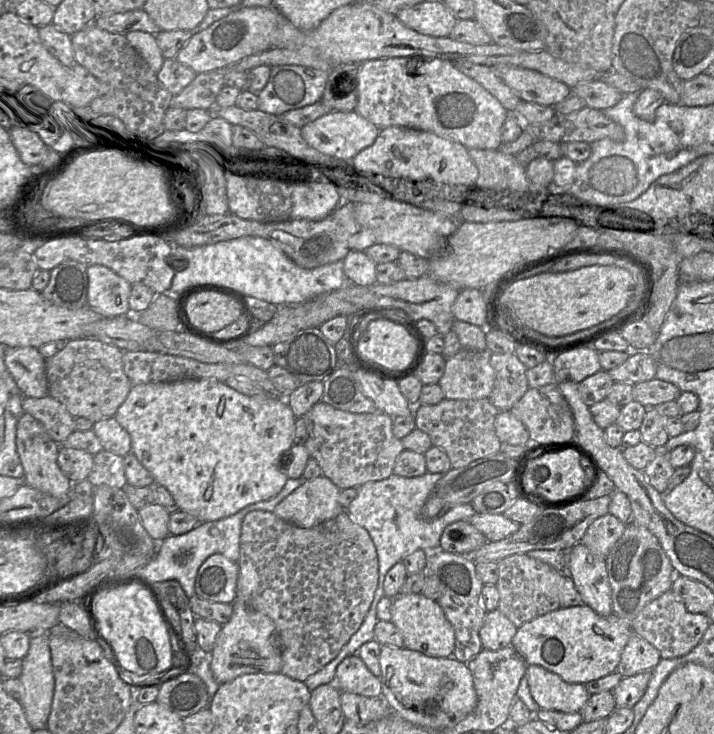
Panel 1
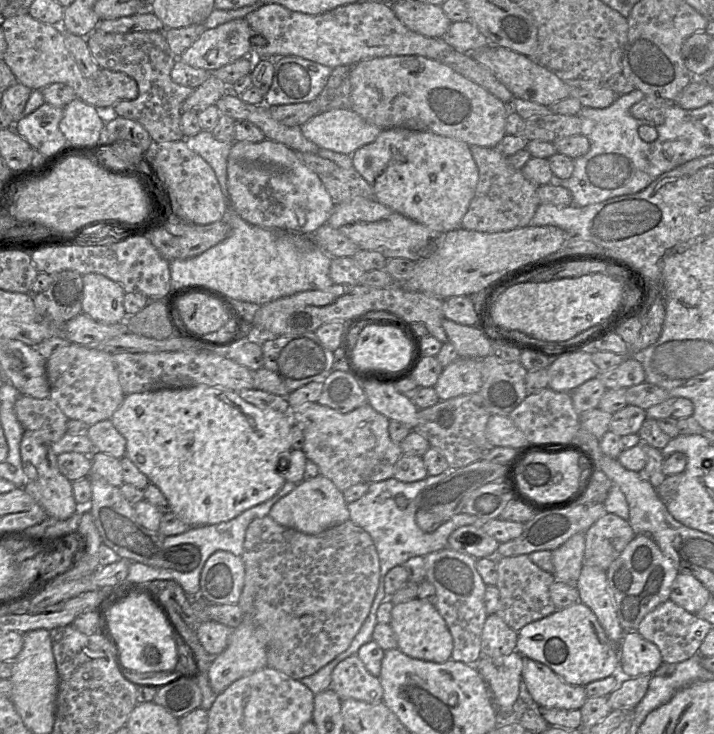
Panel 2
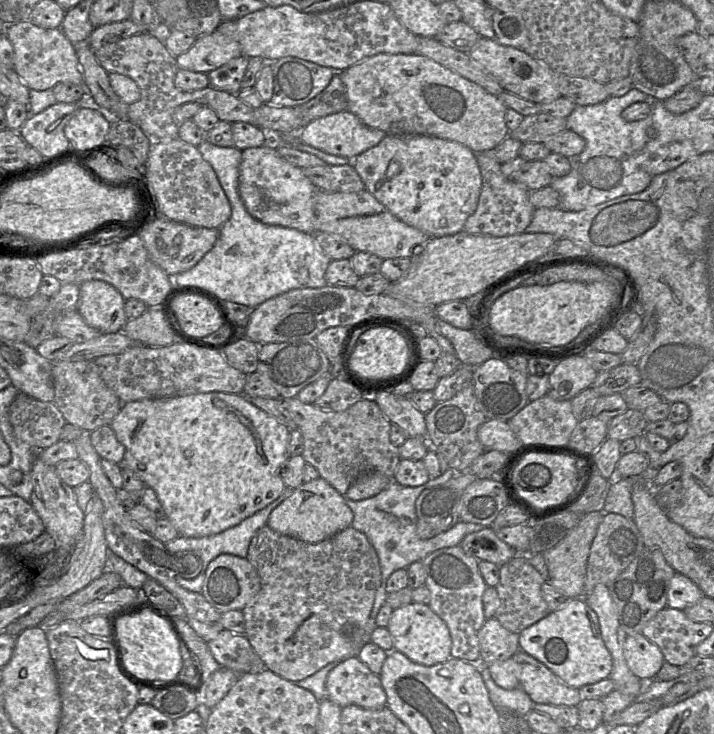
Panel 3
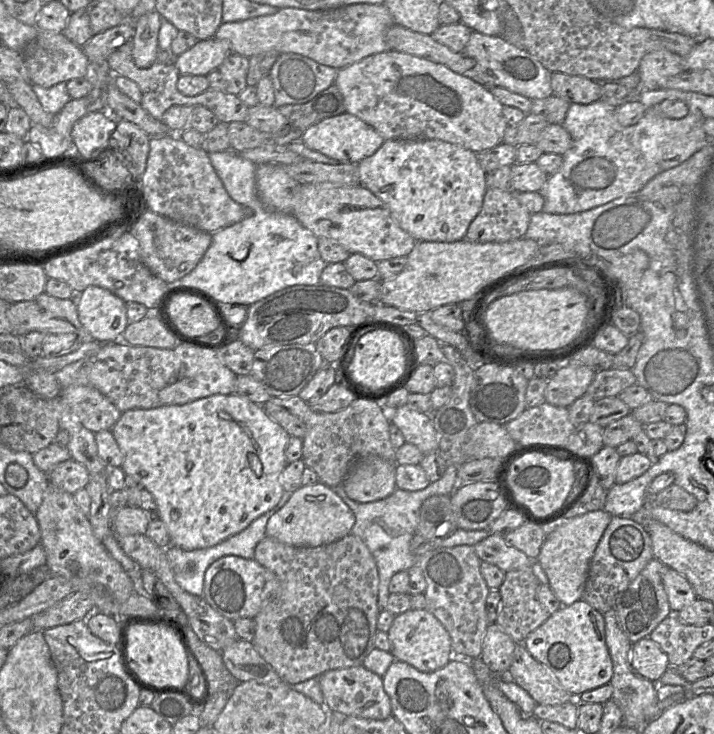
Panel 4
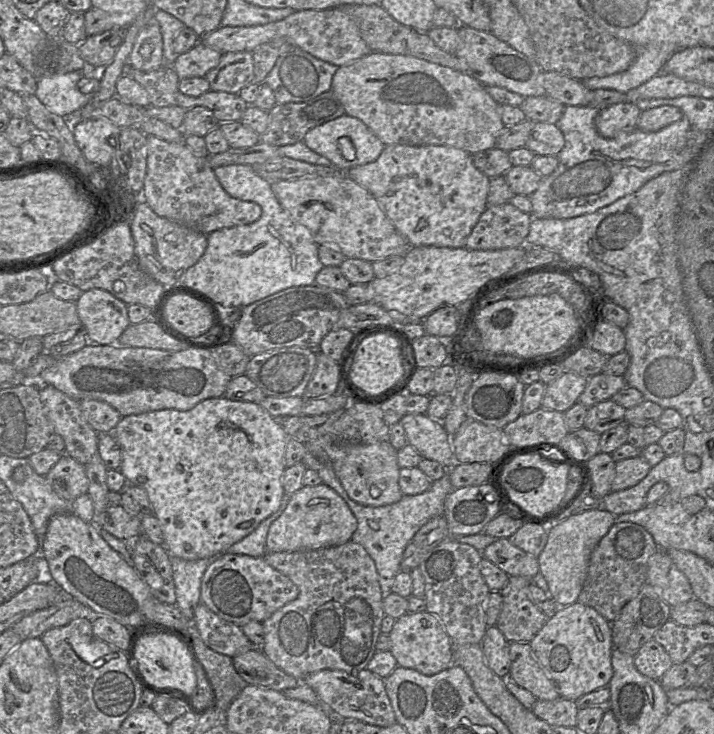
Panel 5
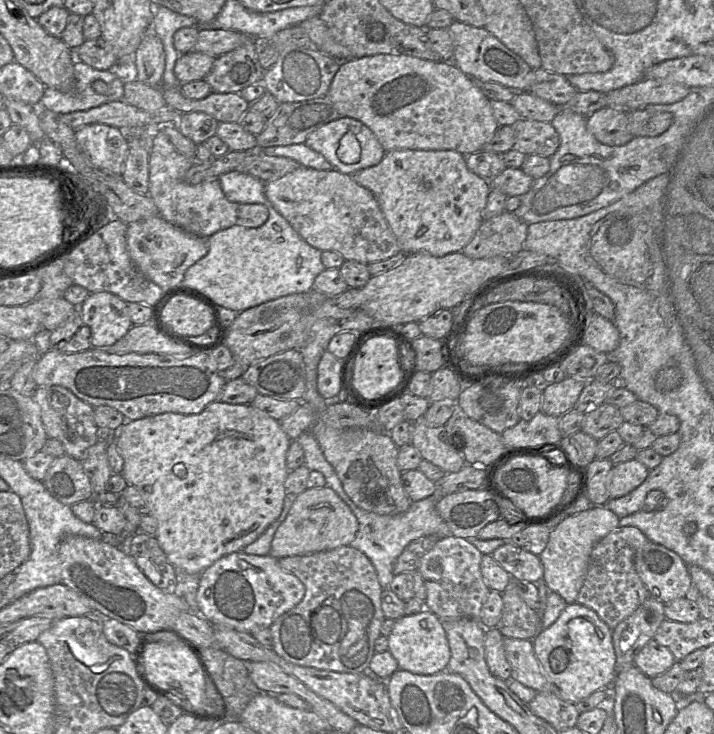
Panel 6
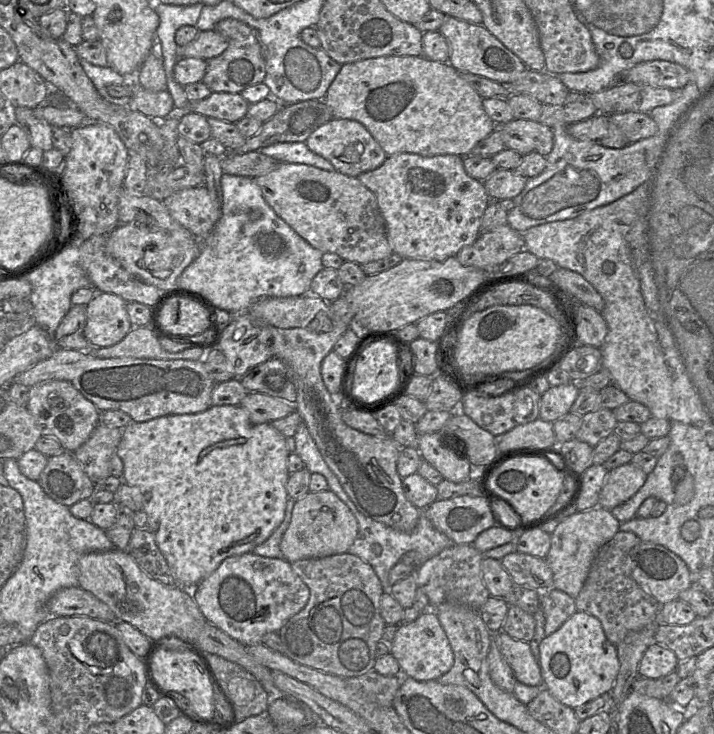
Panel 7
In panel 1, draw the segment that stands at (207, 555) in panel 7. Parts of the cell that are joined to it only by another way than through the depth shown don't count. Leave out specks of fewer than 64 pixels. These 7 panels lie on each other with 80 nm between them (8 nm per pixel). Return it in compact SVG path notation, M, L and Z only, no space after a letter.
M211 378L137 384L132 385L125 401L117 409L114 417L130 435L131 452L152 474L155 483L164 486L171 493L178 509L193 515L199 522L220 520L239 512L248 505L269 500L281 491L288 479L281 465L284 464L283 453L288 453L294 445L296 416L286 403L286 400L281 396L266 394L247 396L229 387L225 382Z

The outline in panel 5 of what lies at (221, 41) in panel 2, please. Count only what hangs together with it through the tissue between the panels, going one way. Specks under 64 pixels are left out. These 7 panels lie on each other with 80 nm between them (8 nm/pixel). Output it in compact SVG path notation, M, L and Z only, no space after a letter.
M198 42L192 49L176 57L173 68L180 80L204 77L218 65L222 54L214 48Z

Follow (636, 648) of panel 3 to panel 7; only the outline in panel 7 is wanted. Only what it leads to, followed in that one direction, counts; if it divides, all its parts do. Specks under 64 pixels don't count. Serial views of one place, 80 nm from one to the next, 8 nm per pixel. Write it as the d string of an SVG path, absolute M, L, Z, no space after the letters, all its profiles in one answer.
M654 642L644 652L639 664L639 675L647 678L660 678L678 666L678 658L673 651Z

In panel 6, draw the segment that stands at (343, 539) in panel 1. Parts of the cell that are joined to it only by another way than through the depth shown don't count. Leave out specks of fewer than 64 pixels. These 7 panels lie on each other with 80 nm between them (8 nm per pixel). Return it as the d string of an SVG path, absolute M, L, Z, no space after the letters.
M348 545L309 555L283 557L278 559L278 563L283 570L304 584L305 595L300 603L278 617L269 627L275 653L299 666L339 673L369 673L369 665L375 654L375 642L381 635L381 627L386 619L381 608L383 589L370 559Z

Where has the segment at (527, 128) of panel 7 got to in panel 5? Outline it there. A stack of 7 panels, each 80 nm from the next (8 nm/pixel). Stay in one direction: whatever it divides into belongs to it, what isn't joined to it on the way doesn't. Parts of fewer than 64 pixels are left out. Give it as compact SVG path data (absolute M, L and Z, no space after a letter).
M536 122L525 147L535 155L556 156L564 147L565 139L563 133L556 124L547 122Z

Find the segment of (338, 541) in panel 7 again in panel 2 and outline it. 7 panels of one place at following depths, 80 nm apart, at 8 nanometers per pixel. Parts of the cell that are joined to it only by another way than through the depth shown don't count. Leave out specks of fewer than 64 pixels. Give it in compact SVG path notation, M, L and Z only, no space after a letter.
M319 474L311 480L304 480L270 510L269 516L278 524L308 535L319 534L331 527L350 520L350 513L343 492L325 476Z

